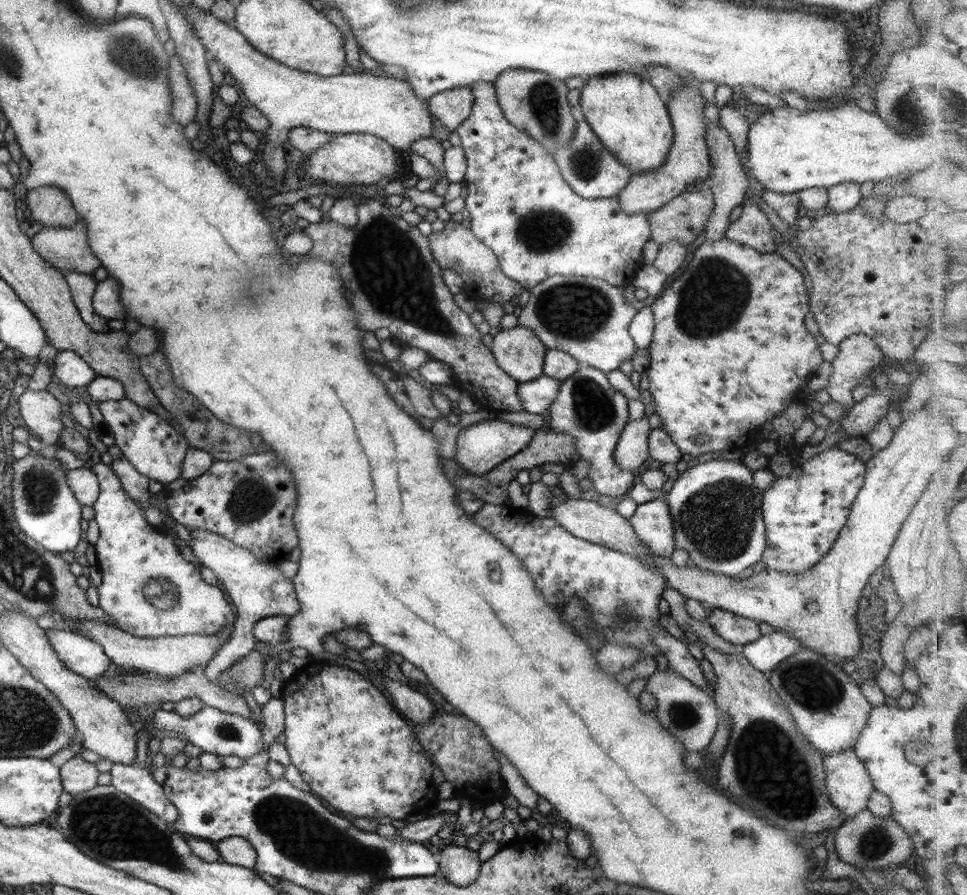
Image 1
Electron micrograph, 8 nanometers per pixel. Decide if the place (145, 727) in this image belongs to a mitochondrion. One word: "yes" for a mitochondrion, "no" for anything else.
no

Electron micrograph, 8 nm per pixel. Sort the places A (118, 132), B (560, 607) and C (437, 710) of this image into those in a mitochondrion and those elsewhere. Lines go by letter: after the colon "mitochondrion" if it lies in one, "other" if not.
A: other
B: other
C: other

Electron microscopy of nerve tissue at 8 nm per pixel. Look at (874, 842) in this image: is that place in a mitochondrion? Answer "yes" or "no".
yes

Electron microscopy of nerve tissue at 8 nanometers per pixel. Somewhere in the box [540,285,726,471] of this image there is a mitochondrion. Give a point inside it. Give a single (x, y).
(594, 408)

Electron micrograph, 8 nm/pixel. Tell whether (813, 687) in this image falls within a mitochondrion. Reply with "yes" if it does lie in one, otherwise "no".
yes

